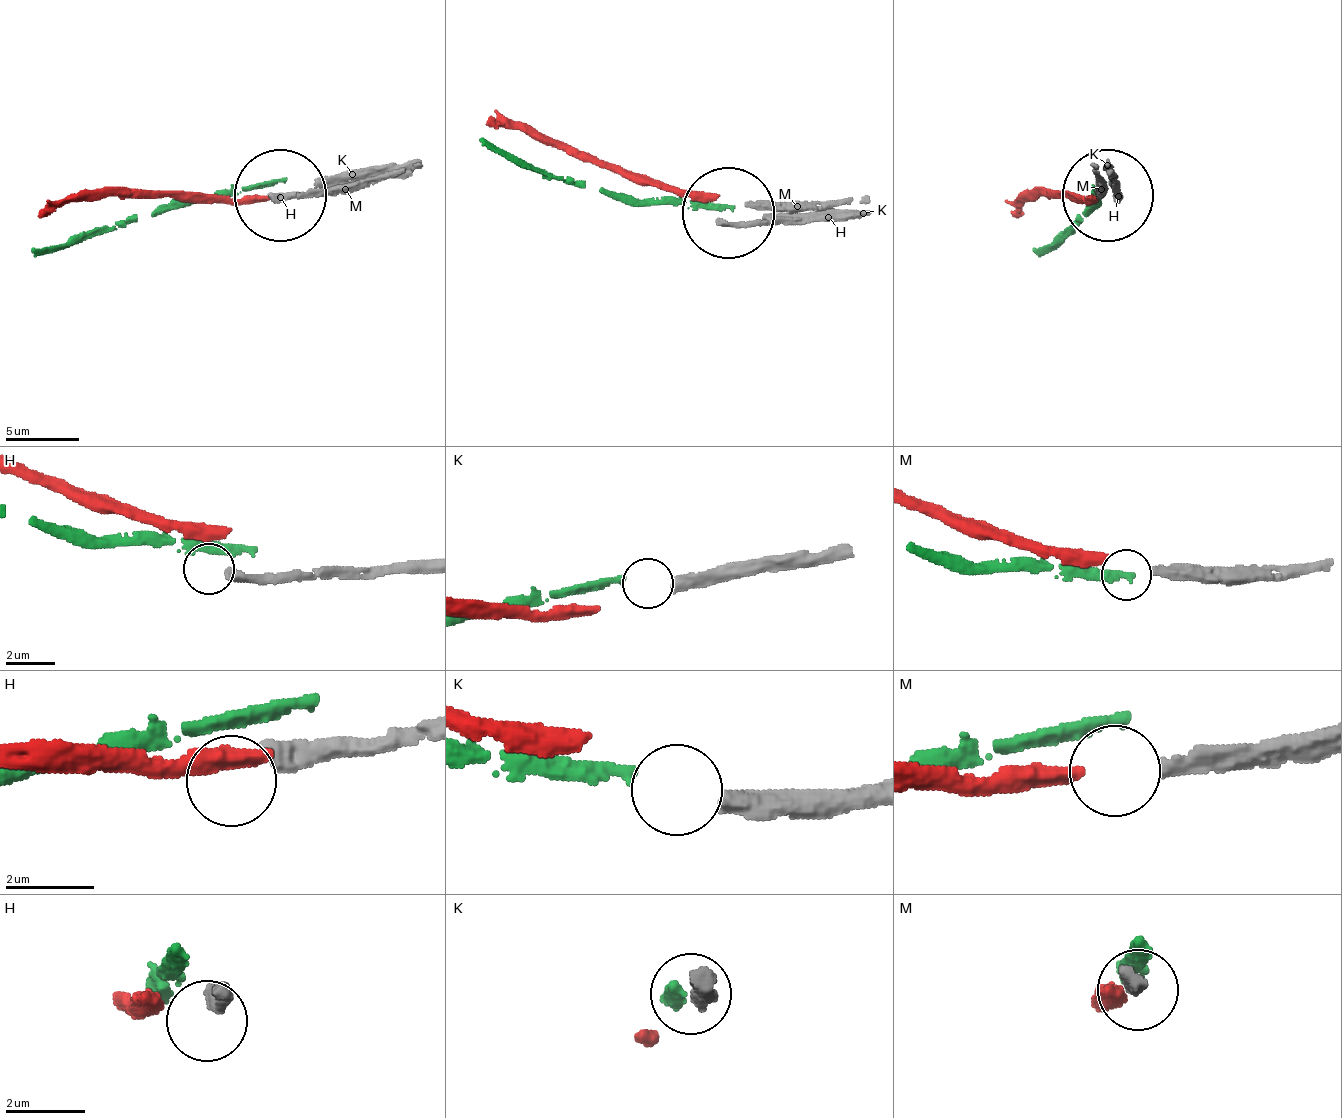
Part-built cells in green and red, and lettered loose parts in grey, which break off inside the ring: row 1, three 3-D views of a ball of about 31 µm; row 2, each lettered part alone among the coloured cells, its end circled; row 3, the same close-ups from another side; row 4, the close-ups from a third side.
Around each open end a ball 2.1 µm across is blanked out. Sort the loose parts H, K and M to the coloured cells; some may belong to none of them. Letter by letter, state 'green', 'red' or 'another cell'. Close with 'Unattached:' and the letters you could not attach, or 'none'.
H: another cell
K: another cell
M: red
Unattached: H, K

